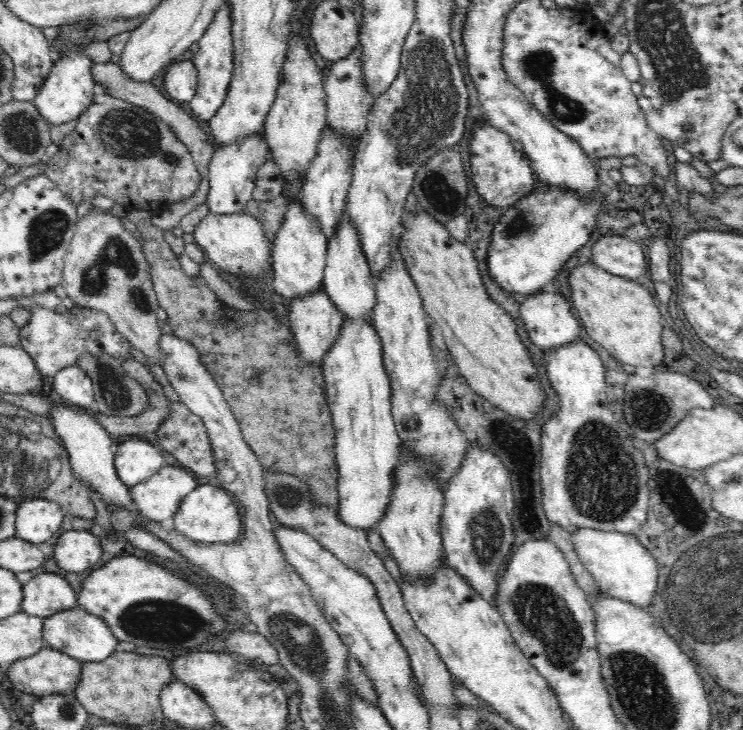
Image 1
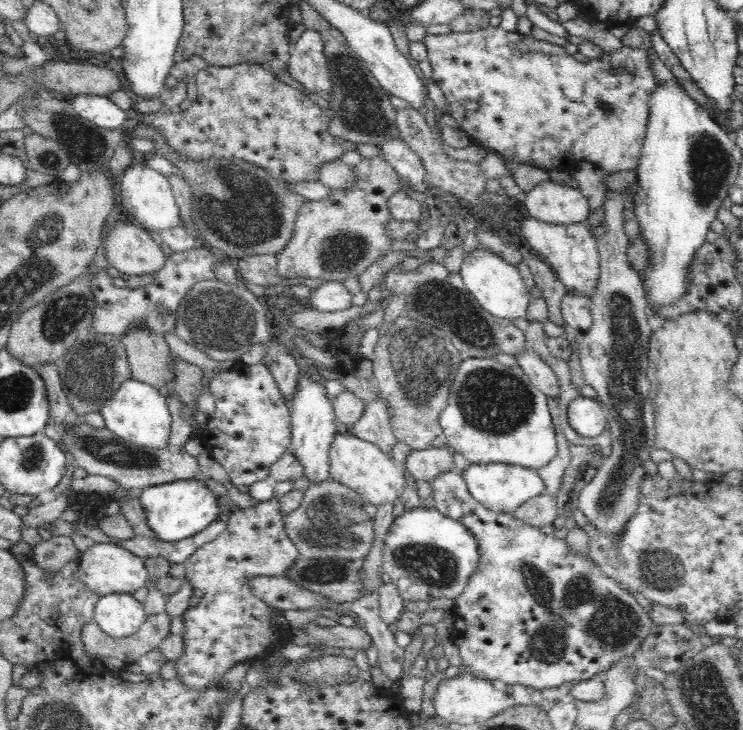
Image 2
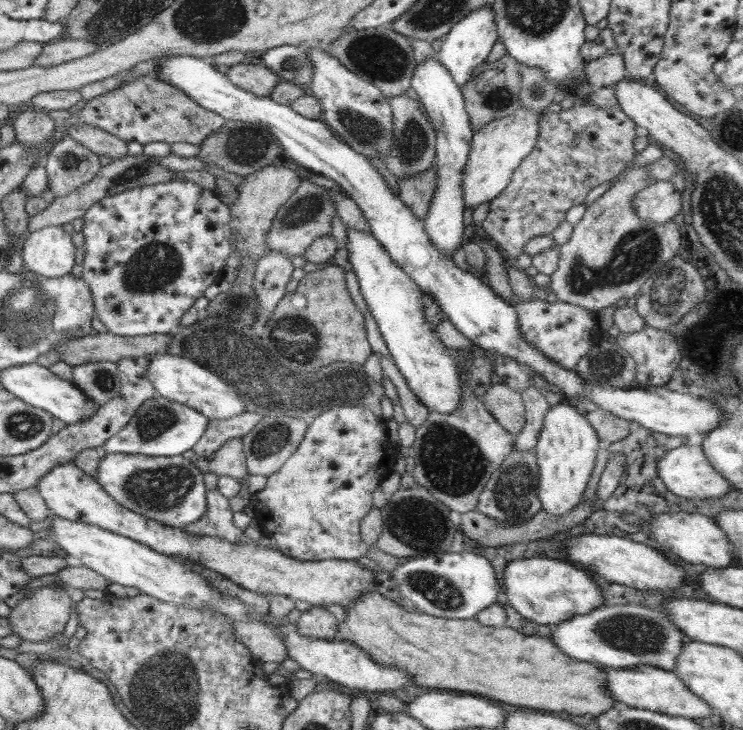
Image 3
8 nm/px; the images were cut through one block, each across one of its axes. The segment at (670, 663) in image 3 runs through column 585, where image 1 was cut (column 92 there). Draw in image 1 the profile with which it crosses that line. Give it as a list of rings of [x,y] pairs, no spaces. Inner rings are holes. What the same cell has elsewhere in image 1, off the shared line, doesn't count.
[[[81,606],[56,611],[52,616],[44,617],[42,632],[47,646],[66,653],[83,663],[103,661],[116,652],[116,645],[120,641],[112,634],[102,618],[90,614]]]

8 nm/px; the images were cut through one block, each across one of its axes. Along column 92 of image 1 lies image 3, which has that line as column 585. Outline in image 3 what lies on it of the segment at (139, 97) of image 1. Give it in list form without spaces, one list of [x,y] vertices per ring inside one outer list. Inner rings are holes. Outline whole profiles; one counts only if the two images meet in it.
[[[619,53],[601,56],[587,62],[584,67],[586,80],[593,89],[613,86],[614,83],[625,78],[626,71],[623,56]]]

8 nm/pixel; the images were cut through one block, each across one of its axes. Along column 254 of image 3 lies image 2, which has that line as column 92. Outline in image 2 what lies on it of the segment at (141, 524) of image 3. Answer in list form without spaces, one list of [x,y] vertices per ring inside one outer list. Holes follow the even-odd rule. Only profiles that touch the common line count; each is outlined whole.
[[[94,543],[79,553],[79,571],[84,584],[99,597],[104,594],[133,594],[148,582],[148,571],[144,558],[114,543]]]

